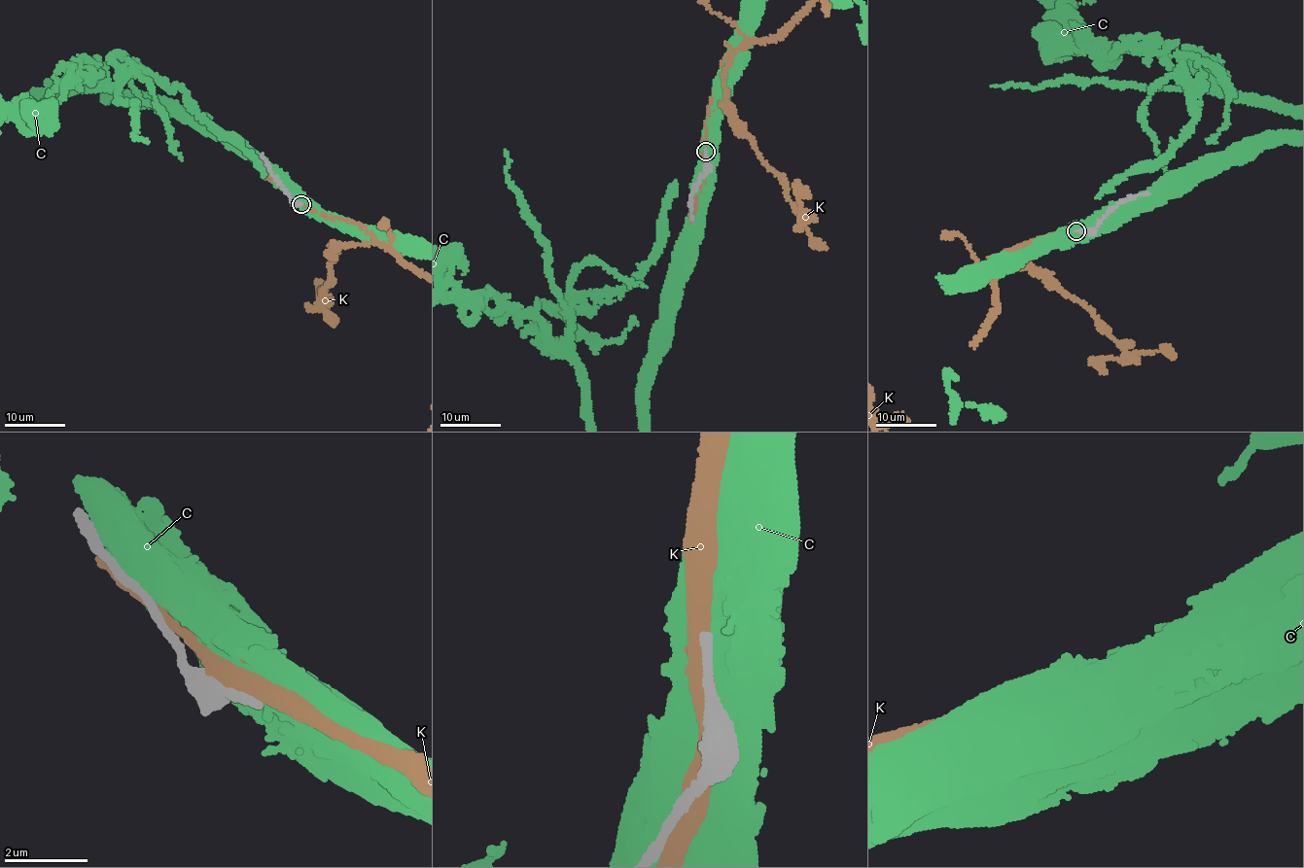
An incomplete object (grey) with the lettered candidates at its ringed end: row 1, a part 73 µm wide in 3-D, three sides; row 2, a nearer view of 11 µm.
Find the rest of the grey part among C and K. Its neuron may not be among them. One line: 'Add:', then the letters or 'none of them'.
Add: none of them

